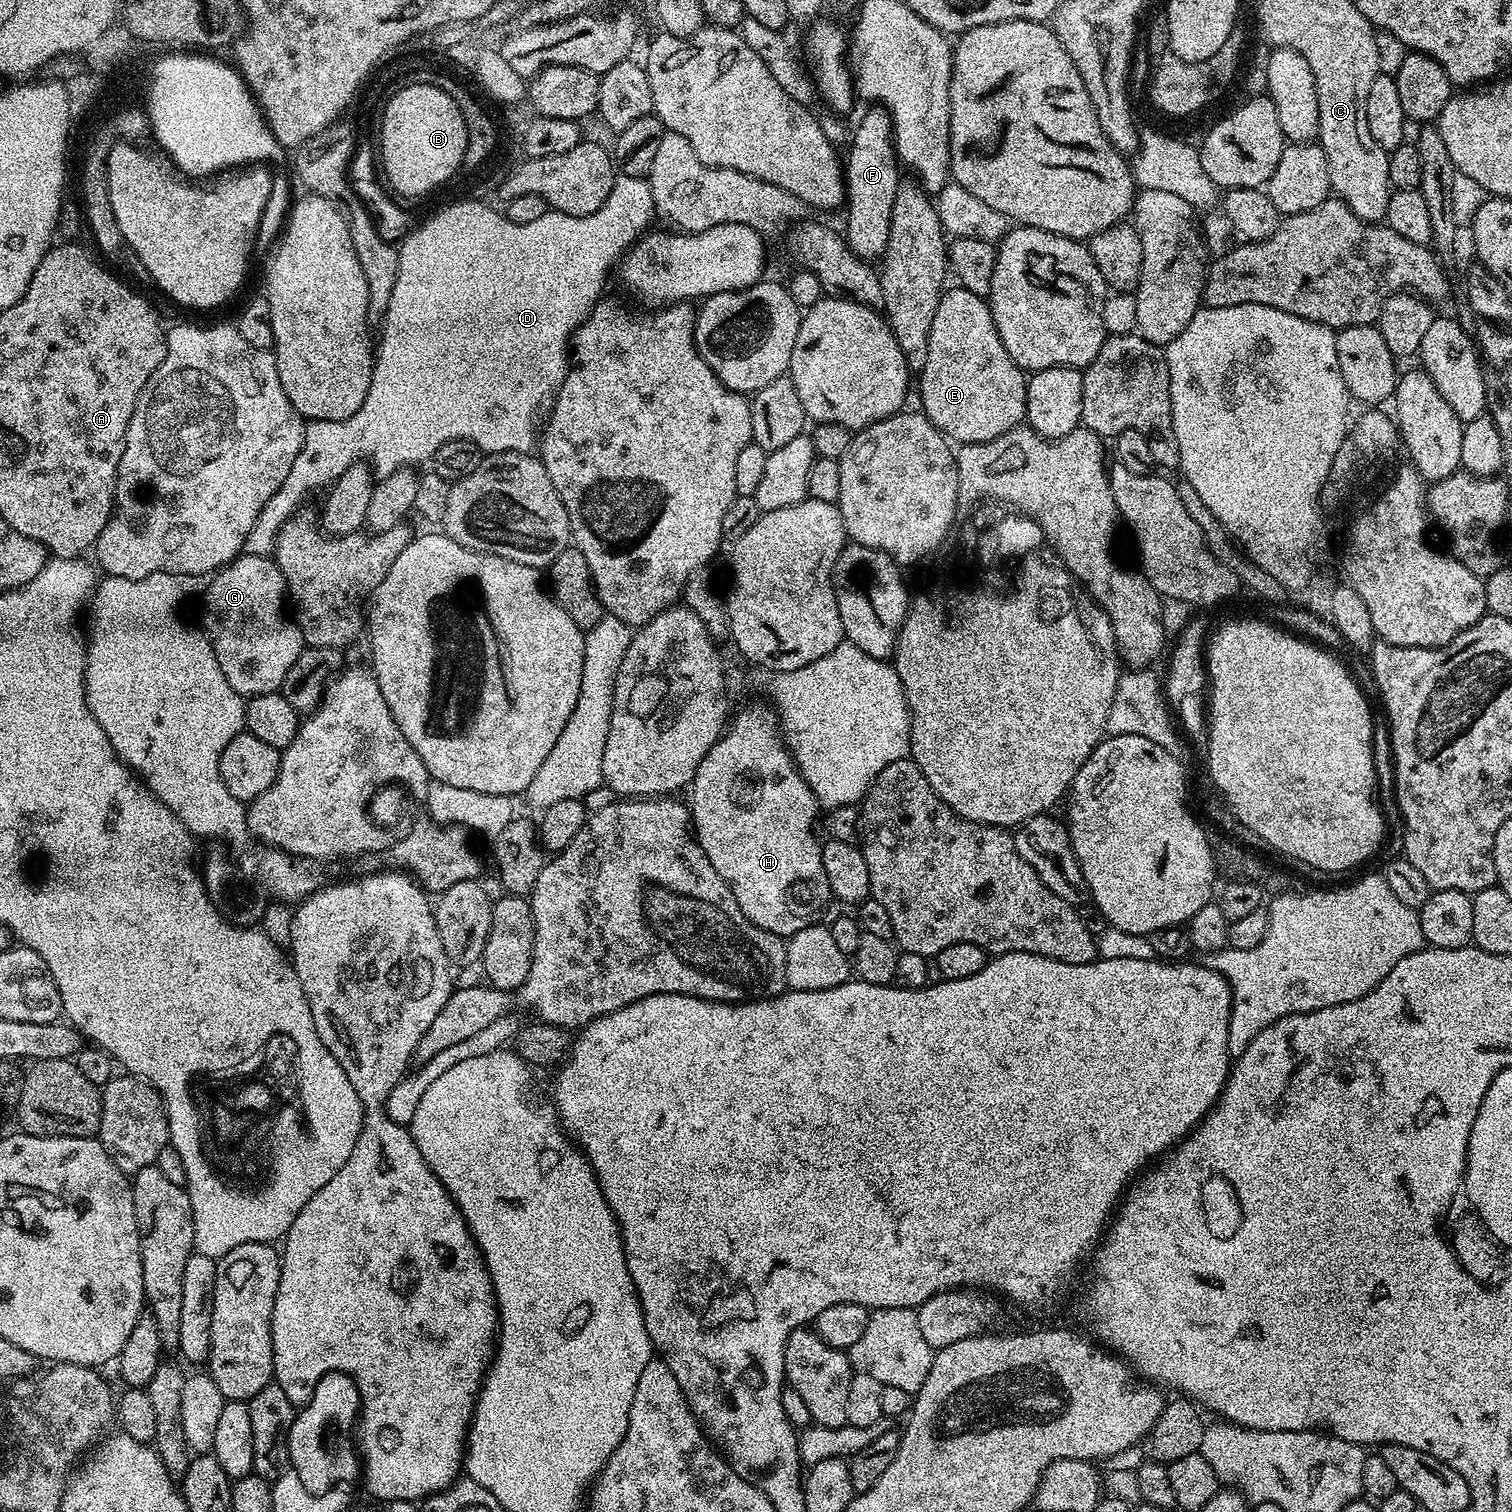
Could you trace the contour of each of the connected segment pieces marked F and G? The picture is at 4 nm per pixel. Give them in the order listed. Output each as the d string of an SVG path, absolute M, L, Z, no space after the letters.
M872 106L860 120L856 129L851 129L852 145L848 148L848 160L843 161L844 179L846 181L846 209L848 208L848 225L842 228L850 250L863 260L876 262L883 257L886 242L890 238L890 214L894 210L894 198L902 183L902 165L896 154L896 142L892 130L892 118L880 106Z
M237 556L207 581L203 600L202 631L212 643L214 658L218 658L222 674L226 674L226 682L245 698L279 692L290 666L298 662L306 645L300 627L286 611L284 579L275 559Z

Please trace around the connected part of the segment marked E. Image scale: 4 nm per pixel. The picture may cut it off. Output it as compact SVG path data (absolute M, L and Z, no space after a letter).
M952 286L941 295L934 323L930 326L930 350L926 350L926 366L918 373L918 380L919 407L929 422L957 445L990 442L1025 423L1026 373L1018 367L1014 358L1010 358L1010 354L1006 354L1006 346L1002 346L1002 338L998 338L987 299L970 294L970 290Z

